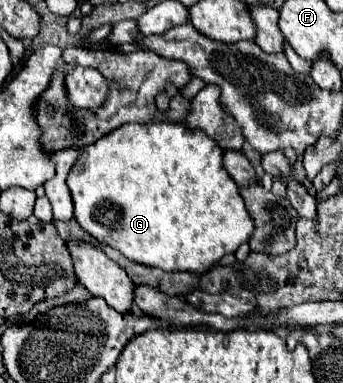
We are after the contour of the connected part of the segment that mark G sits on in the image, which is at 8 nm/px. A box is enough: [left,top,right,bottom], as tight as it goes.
[68,121,254,273]

